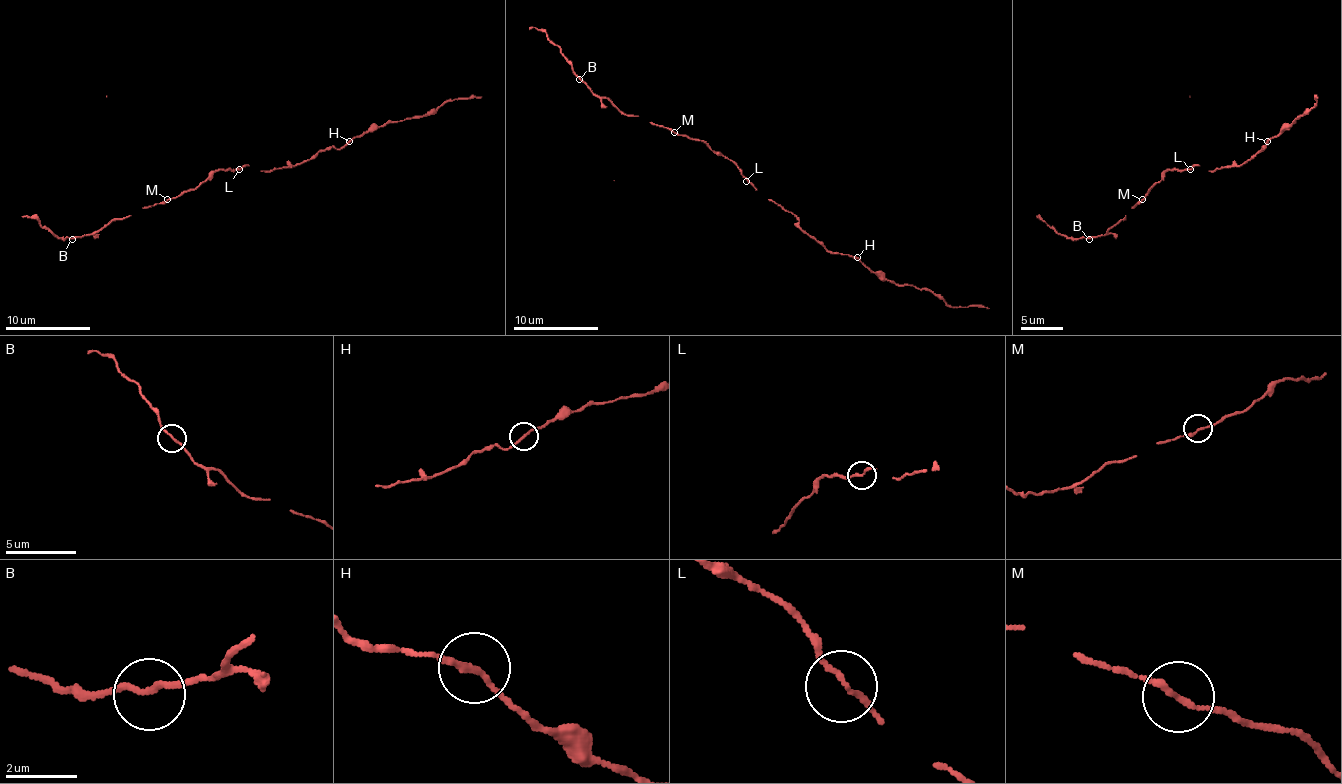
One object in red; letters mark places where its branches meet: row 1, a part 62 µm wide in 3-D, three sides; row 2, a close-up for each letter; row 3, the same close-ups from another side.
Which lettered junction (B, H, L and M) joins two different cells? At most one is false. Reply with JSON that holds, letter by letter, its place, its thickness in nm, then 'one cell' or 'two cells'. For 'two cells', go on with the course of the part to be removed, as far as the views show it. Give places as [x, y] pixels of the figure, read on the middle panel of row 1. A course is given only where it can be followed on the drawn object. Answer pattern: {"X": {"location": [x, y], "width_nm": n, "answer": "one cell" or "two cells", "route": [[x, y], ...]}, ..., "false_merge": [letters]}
{"B": {"location": [579, 79], "width_nm": 150, "answer": "one cell"}, "H": {"location": [857, 257], "width_nm": 160, "answer": "one cell"}, "L": {"location": [746, 181], "width_nm": 150, "answer": "one cell"}, "M": {"location": [674, 132], "width_nm": 160, "answer": "one cell"}, "false_merge": []}

